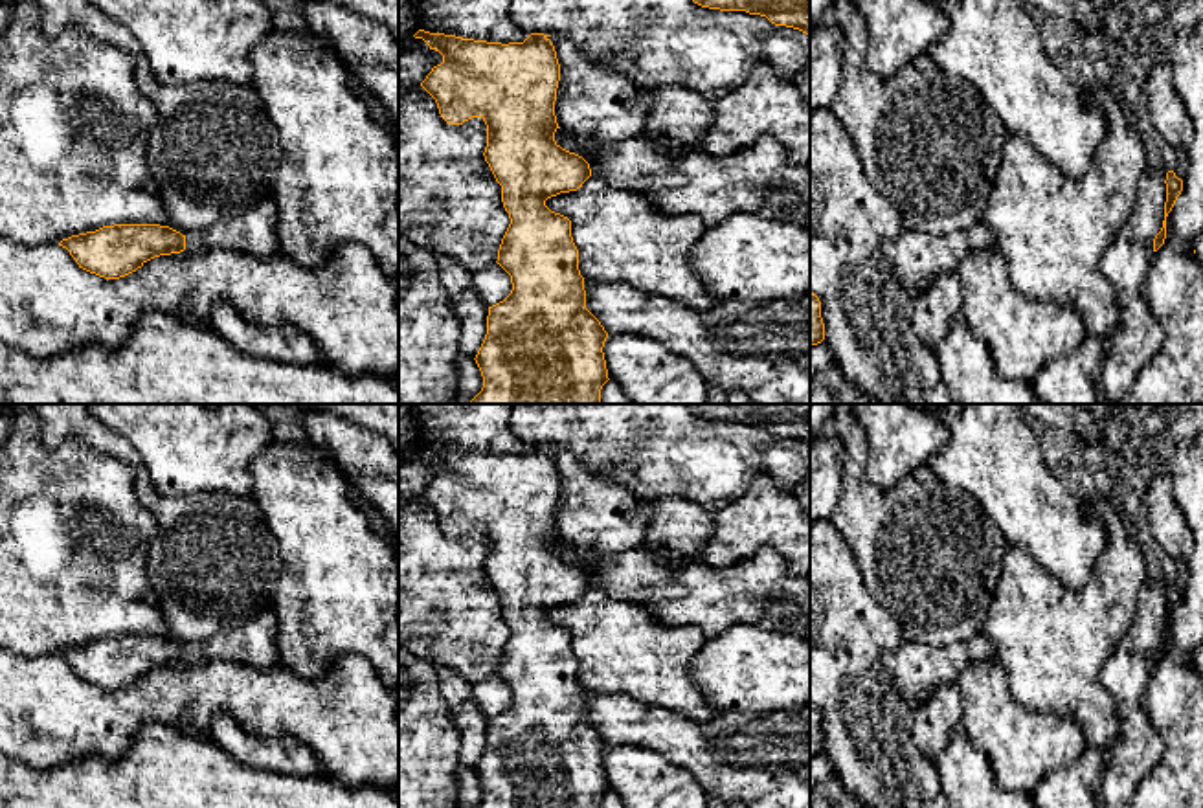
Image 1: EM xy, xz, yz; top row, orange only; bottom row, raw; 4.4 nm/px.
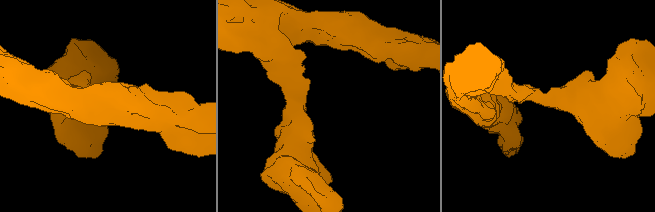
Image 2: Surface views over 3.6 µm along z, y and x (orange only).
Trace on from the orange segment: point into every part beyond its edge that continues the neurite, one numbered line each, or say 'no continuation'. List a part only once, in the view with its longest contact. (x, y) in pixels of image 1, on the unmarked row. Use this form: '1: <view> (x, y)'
no continuation

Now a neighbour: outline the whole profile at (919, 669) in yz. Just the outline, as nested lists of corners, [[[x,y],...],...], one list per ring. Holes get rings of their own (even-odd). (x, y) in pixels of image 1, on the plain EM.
[[[904,641],[896,652],[885,654],[883,663],[915,705],[926,703],[937,685],[955,683],[961,667],[953,650],[913,641]]]

